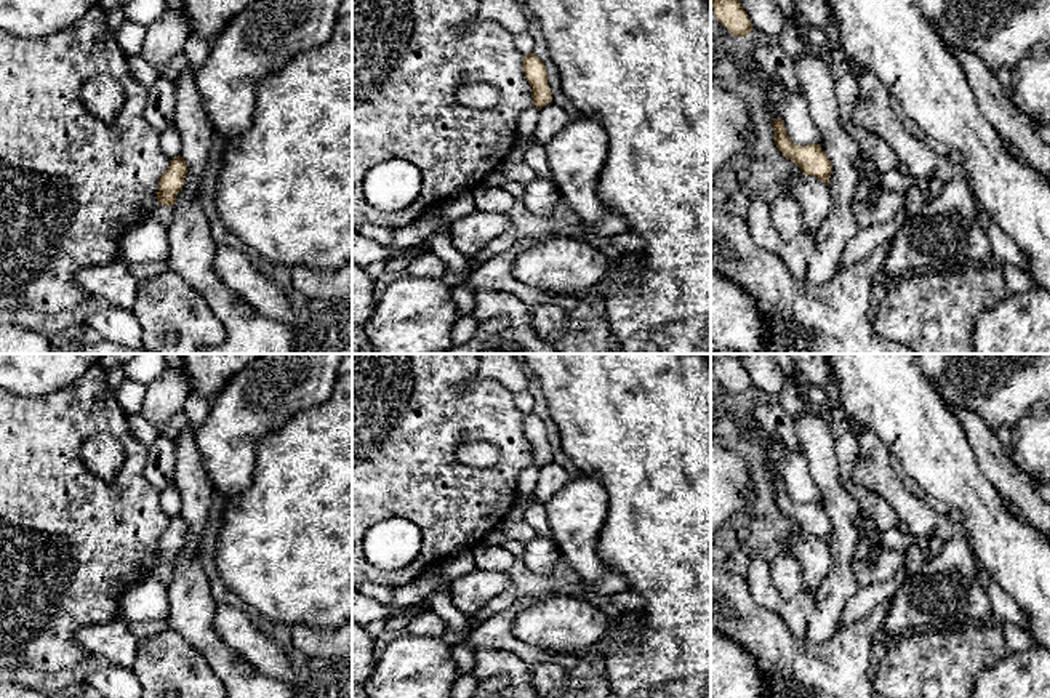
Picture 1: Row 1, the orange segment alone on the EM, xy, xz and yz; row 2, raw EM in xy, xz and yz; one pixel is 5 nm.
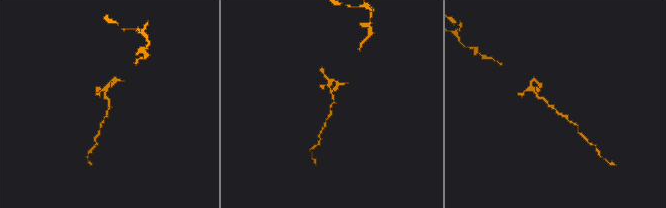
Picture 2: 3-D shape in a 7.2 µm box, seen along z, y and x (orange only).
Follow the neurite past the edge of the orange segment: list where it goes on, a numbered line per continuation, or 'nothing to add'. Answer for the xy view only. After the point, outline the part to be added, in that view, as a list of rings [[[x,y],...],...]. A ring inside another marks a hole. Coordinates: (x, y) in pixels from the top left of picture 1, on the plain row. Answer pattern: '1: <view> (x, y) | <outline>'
nothing to add

